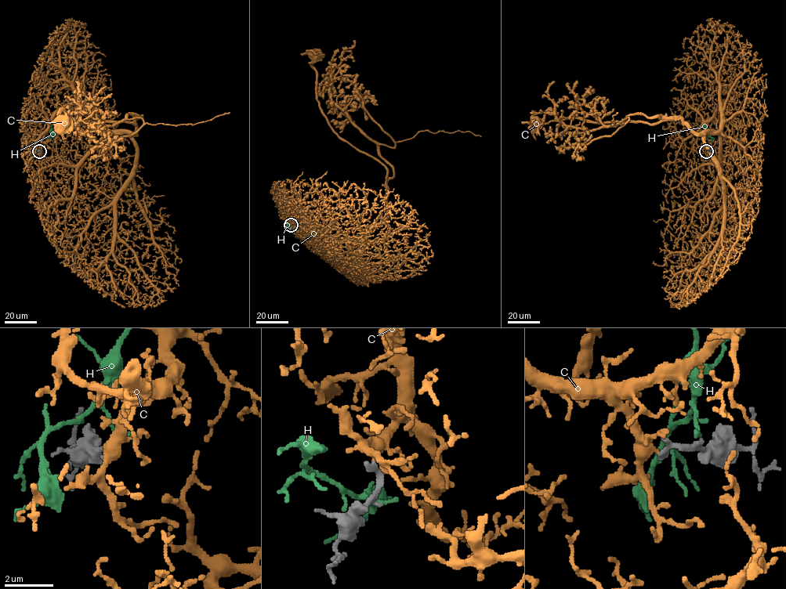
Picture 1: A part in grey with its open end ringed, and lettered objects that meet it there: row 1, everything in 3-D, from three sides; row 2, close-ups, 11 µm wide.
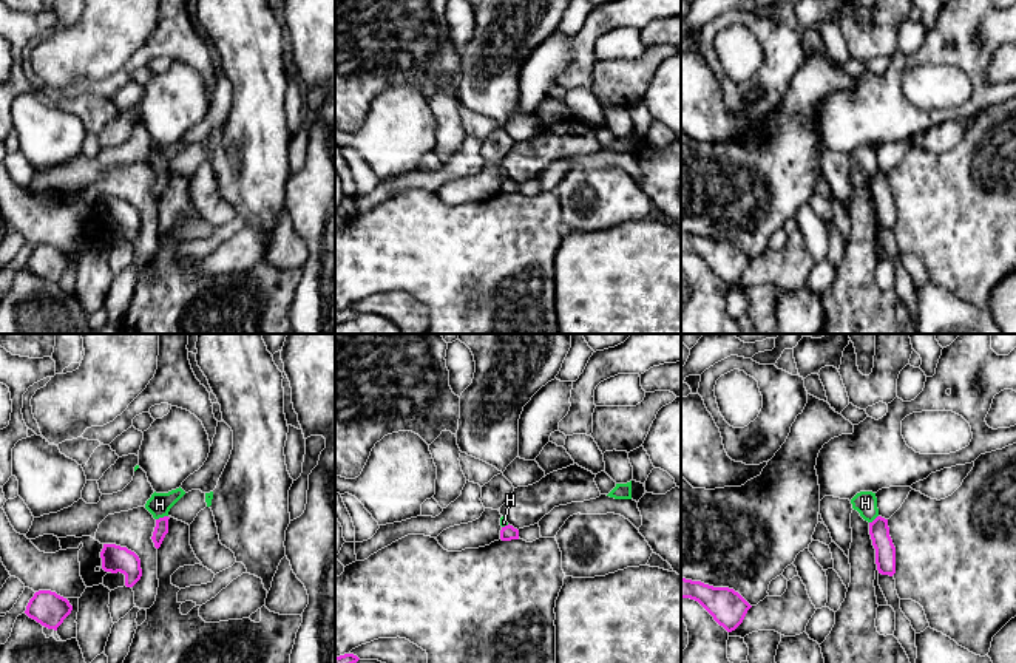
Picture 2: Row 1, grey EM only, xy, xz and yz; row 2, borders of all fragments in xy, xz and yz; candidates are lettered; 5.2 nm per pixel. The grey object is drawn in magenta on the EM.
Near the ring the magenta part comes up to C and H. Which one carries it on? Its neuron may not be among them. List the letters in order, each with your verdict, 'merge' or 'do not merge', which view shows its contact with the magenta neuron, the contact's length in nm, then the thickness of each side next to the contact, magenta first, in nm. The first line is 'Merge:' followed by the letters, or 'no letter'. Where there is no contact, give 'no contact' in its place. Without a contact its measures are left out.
Merge: no letter
C: do not merge; no contact
H: do not merge; meets magenta in xy; contact 70 nm long; 70 nm thick on the magenta side, 120 nm on the other

